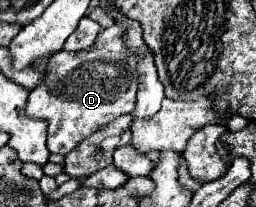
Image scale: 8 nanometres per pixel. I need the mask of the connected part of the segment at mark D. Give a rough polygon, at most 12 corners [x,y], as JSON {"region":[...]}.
{"region":[[114,24],[50,56],[26,114],[64,156],[136,104],[138,70]]}

